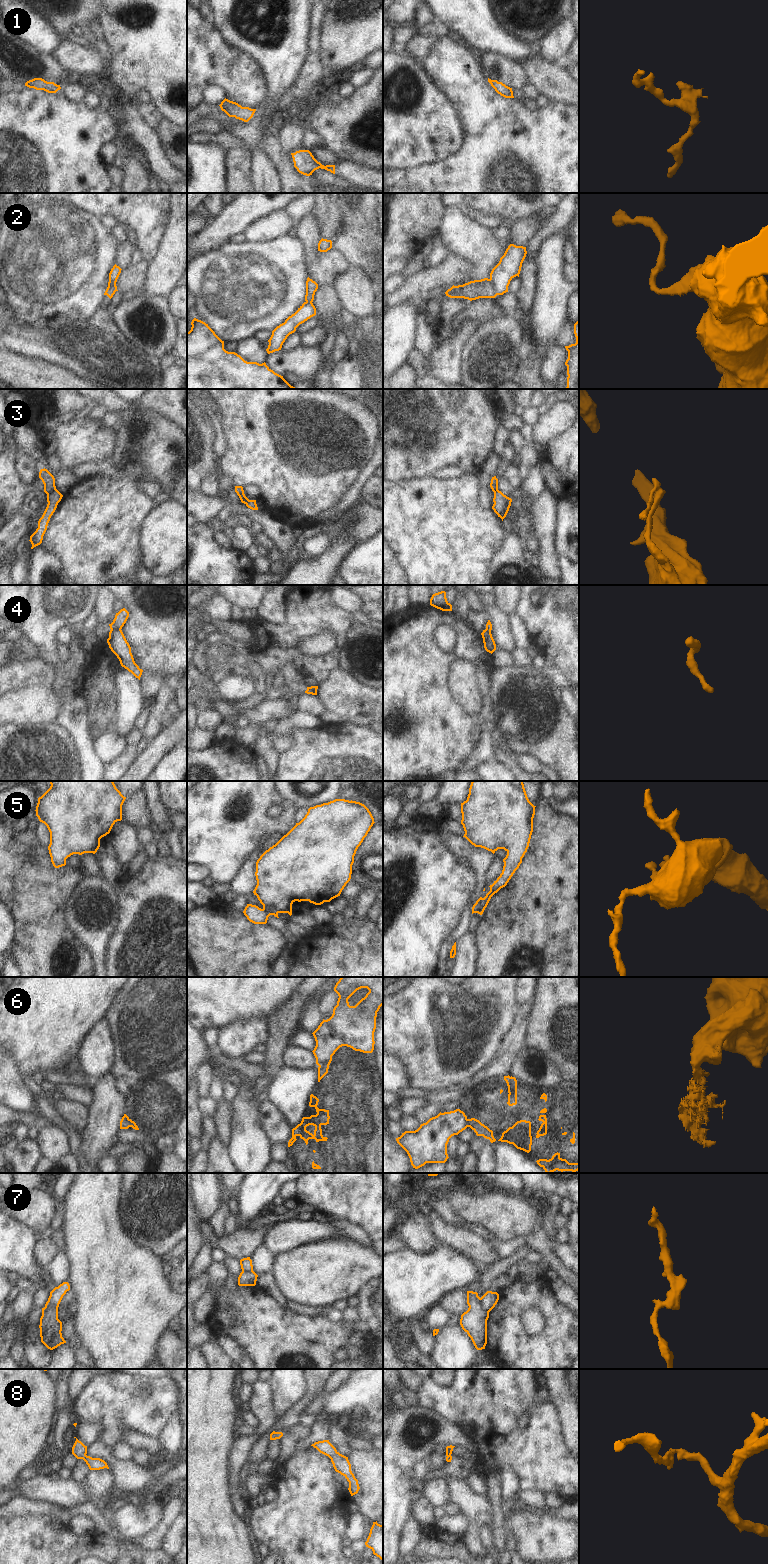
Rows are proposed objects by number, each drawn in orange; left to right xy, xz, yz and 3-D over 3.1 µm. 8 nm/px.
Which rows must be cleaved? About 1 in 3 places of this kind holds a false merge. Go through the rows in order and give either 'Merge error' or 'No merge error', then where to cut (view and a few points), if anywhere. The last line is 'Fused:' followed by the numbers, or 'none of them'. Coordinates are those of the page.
1: No merge error. No split
2: Merge error. Split along yz (490, 278), (497, 294)
3: Merge error. Split along xy (55, 488), (47, 495)
4: Merge error. Split along xy (120, 628), (111, 630)
5: No merge error. No split
6: Merge error. Split along xz (331, 1057), (318, 1065)
7: Merge error. Split along yz (480, 1298), (482, 1306), (488, 1312)
8: No merge error. No split
Fused: 2, 3, 4, 6, 7

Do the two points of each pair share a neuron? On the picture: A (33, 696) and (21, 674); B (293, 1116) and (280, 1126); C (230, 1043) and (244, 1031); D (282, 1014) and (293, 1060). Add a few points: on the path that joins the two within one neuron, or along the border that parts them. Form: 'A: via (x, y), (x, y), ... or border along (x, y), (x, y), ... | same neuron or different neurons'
A: border along (50, 686), (31, 685), (10, 690) | different neurons
B: border along (272, 1103), (292, 1128) | different neurons
C: via (233, 1041), (241, 1034) | same neuron
D: border along (289, 1044), (284, 1050), (283, 1065) | different neurons

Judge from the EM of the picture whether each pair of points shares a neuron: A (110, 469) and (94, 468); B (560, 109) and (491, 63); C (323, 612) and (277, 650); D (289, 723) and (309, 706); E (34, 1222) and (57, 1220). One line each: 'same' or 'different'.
A: same
B: different
C: same
D: different
E: different

